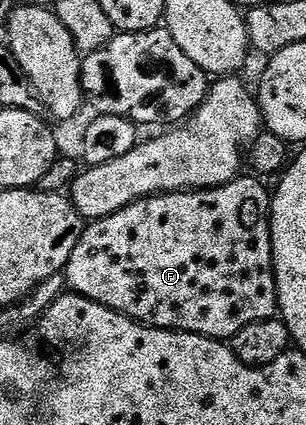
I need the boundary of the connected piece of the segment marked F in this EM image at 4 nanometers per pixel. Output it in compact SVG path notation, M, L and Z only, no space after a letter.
M238 177L221 187L202 187L191 191L166 191L159 195L149 195L145 199L135 201L106 218L90 222L83 237L75 247L64 276L68 290L74 295L82 295L112 311L123 313L136 319L138 323L148 323L151 327L162 327L168 331L186 331L192 335L202 335L208 339L222 341L232 340L243 325L251 325L251 321L271 319L278 314L277 282L273 272L273 250L271 249L271 225L269 224L269 204L271 202L270 188L265 188L260 178L245 179Z

